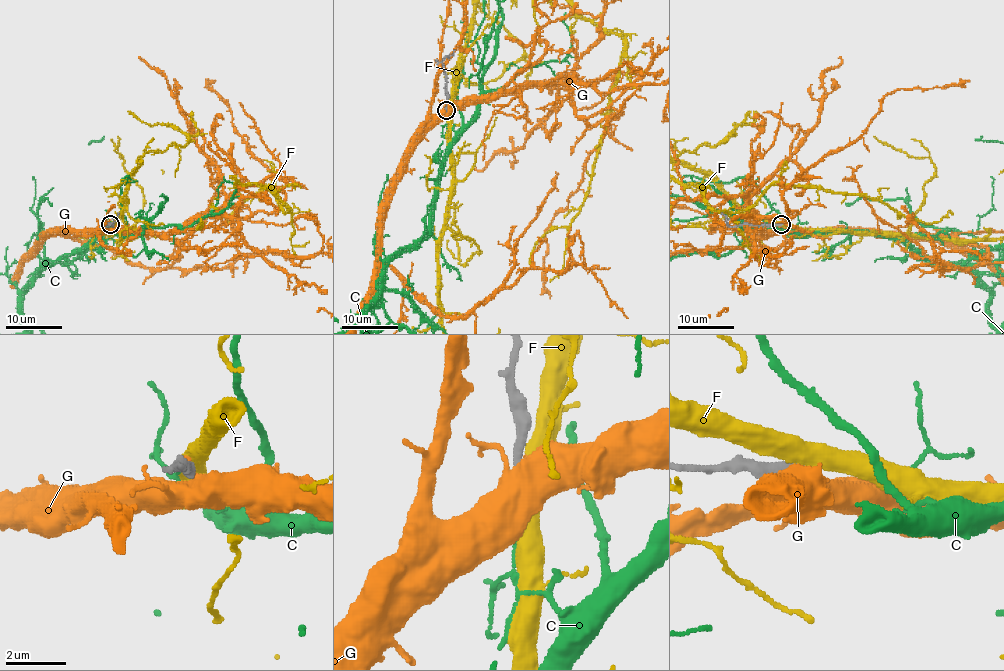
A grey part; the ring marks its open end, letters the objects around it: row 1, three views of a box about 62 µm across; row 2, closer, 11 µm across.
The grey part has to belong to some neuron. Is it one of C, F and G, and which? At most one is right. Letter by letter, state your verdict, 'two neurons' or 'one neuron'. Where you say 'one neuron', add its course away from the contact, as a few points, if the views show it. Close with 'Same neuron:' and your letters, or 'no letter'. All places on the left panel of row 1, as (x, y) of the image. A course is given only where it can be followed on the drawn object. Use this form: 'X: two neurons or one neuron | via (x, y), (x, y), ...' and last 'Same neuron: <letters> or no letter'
C: two neurons
F: two neurons
G: two neurons
Same neuron: no letter

